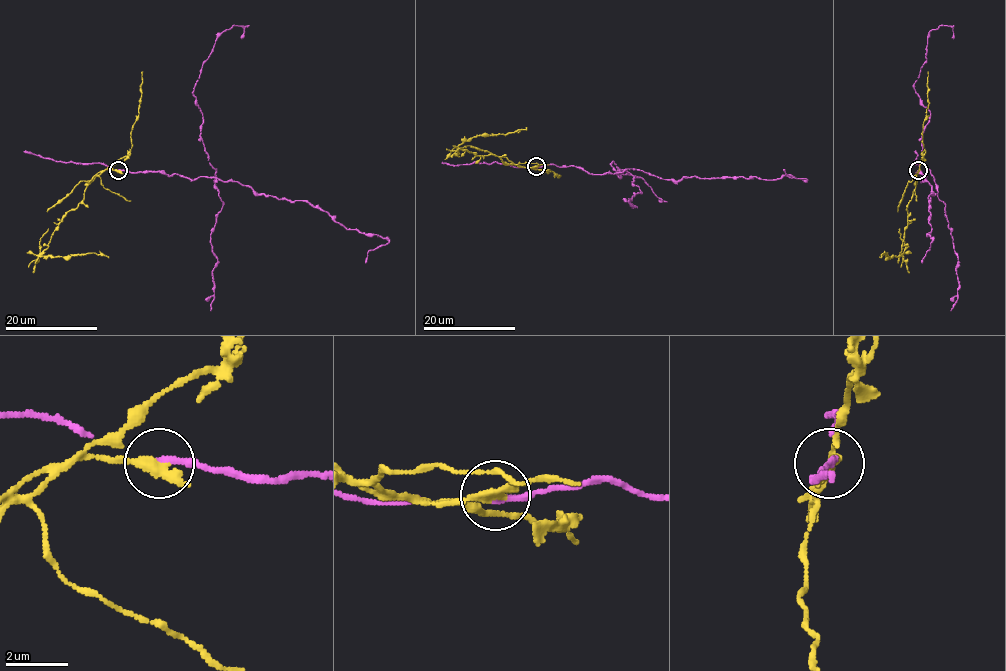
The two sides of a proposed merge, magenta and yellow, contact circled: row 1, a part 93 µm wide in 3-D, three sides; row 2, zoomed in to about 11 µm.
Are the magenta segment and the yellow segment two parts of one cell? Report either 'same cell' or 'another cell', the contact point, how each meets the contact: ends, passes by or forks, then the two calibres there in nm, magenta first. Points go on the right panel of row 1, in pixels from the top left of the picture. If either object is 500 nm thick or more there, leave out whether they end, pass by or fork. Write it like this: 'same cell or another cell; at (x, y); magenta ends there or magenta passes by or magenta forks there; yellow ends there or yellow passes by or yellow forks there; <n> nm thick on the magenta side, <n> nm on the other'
another cell; at (918, 170); magenta ends there; yellow passes by; 200 nm thick on the magenta side, 280 nm on the other

